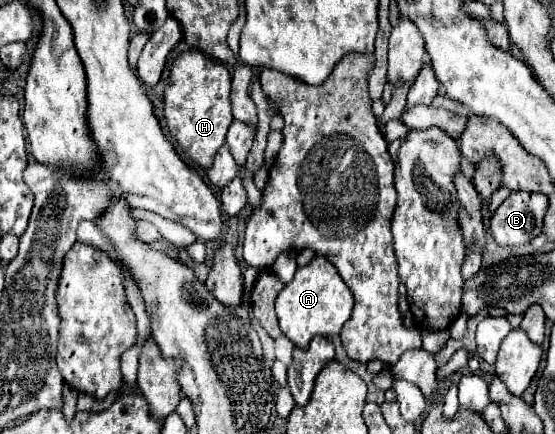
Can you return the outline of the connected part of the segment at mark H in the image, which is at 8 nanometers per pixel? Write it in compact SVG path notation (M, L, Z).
M187 50L173 60L169 70L169 82L163 94L163 116L169 134L183 148L187 158L203 170L211 168L215 152L219 150L219 146L225 144L225 134L233 120L229 92L231 74L223 62L199 50Z

